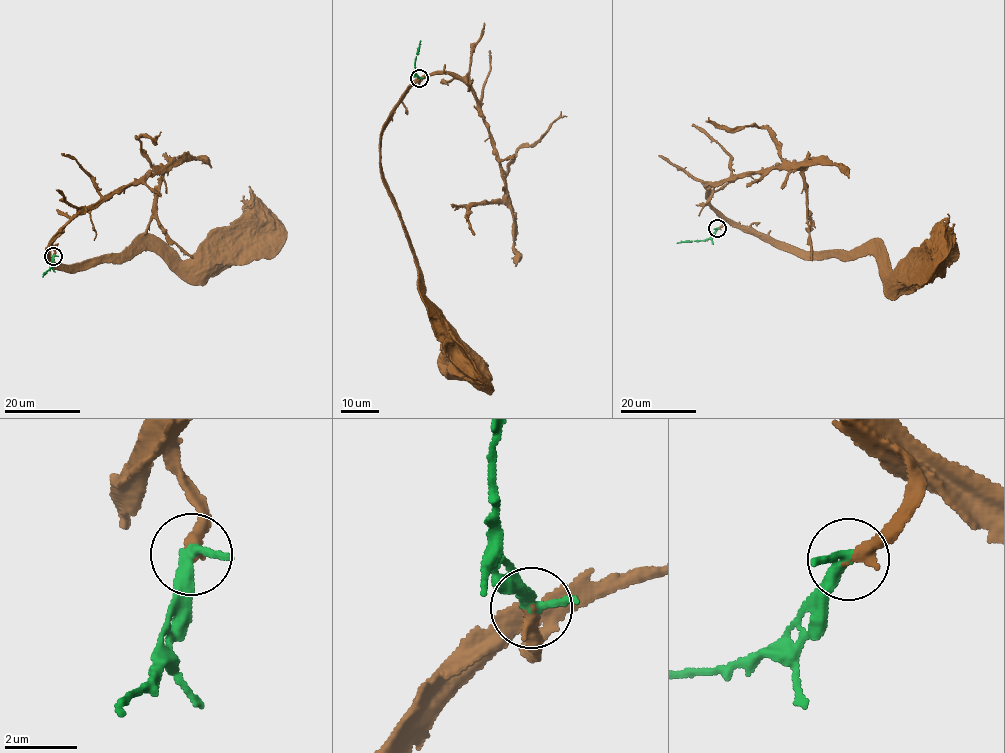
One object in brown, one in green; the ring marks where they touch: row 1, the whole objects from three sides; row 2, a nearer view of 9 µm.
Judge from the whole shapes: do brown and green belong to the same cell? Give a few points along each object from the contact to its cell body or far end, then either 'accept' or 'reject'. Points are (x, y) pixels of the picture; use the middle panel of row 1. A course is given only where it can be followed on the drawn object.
course brown (419, 78), (408, 87), (382, 131), (382, 176), (400, 213), (424, 297), (447, 325), (455, 362), (468, 369); course green (419, 78), (414, 71), (420, 40); accept

